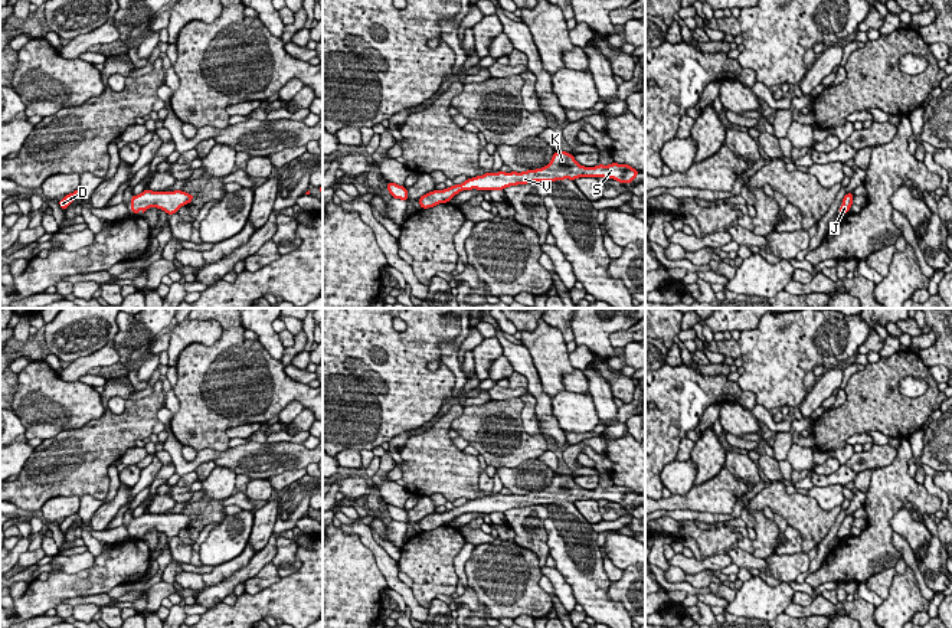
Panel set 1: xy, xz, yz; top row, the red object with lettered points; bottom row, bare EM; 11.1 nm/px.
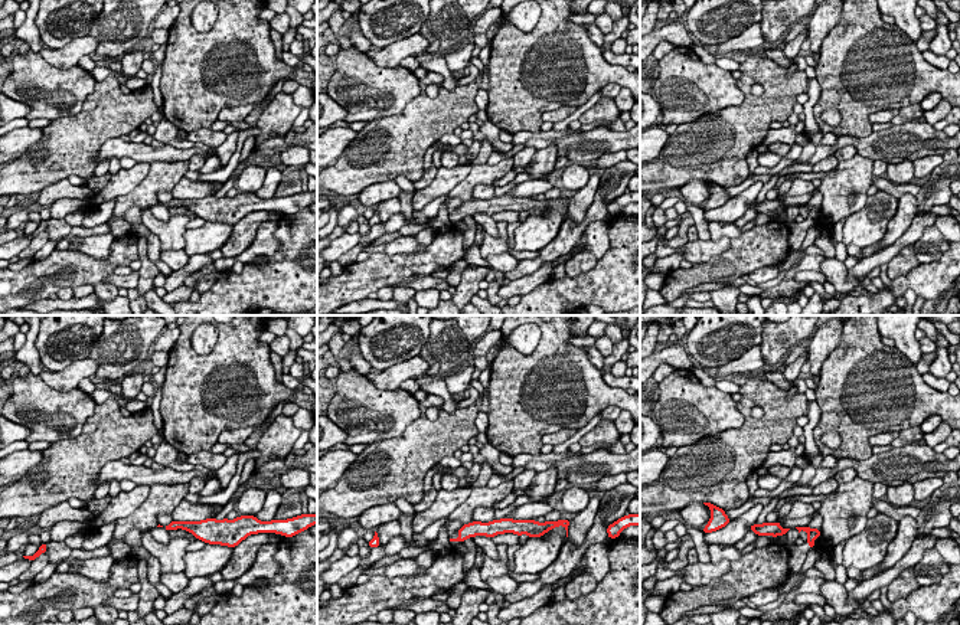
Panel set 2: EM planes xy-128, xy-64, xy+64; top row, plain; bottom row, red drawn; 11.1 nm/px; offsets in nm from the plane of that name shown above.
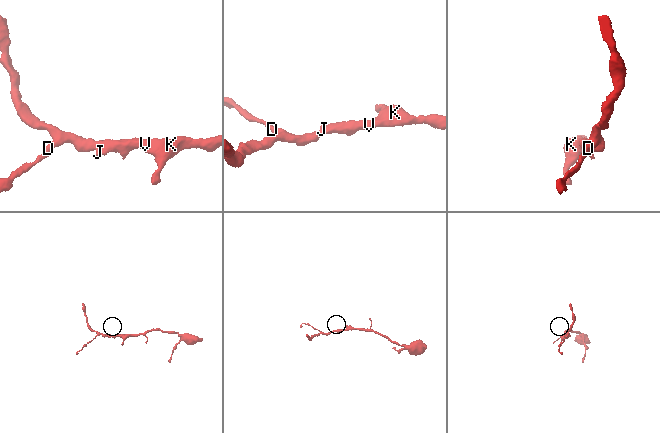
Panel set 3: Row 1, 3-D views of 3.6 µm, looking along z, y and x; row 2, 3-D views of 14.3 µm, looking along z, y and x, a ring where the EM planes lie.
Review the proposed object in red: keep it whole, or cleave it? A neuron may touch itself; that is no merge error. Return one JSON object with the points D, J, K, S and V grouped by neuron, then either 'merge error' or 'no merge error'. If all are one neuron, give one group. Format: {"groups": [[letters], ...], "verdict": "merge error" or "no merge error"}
{"groups": [["D", "J", "K", "S", "V"]], "verdict": "no merge error"}

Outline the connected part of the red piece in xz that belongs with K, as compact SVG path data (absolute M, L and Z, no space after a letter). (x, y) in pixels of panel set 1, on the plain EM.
M556 474L550 485L542 491L527 494L498 494L485 495L472 501L467 501L461 507L454 507L445 513L434 513L419 520L421 531L434 530L439 526L449 524L455 517L462 513L504 513L510 508L527 507L534 504L556 504L556 503L575 503L579 500L609 500L619 506L632 506L638 498L638 493L628 487L612 485L608 488L598 487L596 490L585 490L576 485L575 480L566 474Z

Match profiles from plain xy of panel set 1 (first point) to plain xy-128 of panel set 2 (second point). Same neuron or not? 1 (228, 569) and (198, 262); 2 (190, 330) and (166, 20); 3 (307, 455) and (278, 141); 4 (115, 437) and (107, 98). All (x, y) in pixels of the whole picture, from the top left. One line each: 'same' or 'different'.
1: different
2: different
3: same
4: same

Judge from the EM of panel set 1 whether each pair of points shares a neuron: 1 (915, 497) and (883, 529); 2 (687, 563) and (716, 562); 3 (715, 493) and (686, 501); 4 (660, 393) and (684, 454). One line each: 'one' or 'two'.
1: one
2: one
3: one
4: two

